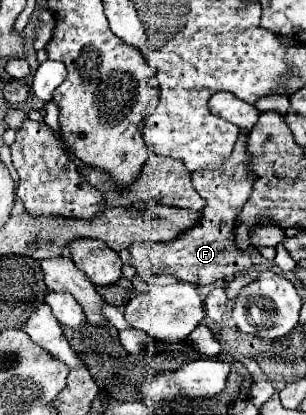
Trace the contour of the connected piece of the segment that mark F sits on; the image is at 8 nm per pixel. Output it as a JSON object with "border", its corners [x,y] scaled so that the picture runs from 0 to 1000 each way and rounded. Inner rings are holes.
{"border":[[[788,323],[761,371],[716,405],[624,414],[631,453],[676,487],[644,540],[546,583],[441,583],[422,593],[415,636],[435,641],[480,684],[493,684],[513,660],[565,660],[598,680],[676,689],[820,646],[820,622],[788,607],[761,578],[768,511],[781,511],[820,463],[820,414],[807,414],[807,386],[820,386],[820,376],[807,376],[807,328]]]}

